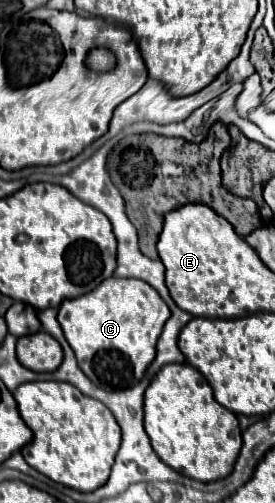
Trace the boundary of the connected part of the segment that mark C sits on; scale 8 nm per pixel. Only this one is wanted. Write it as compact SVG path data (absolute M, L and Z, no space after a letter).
M107 278L89 294L67 300L59 308L59 324L75 350L83 374L103 390L135 386L155 358L155 344L169 308L155 288L135 278Z

